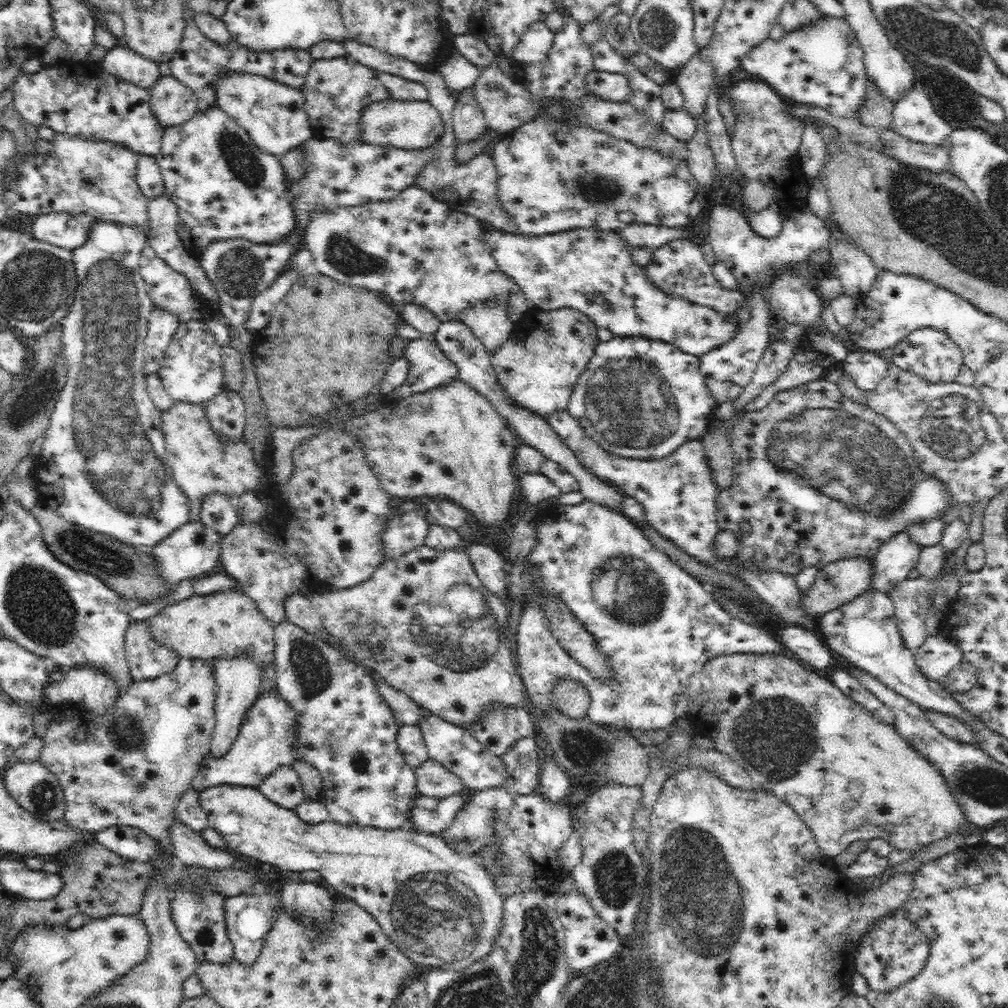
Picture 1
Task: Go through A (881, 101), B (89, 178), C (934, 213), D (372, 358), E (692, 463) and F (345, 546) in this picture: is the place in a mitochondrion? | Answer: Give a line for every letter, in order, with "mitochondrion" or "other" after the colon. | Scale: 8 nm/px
A: other
B: mitochondrion
C: mitochondrion
D: mitochondrion
E: other
F: other

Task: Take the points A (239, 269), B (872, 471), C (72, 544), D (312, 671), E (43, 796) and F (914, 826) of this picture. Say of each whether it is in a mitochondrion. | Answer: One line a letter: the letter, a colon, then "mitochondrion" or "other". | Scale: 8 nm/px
A: mitochondrion
B: mitochondrion
C: mitochondrion
D: mitochondrion
E: mitochondrion
F: other

